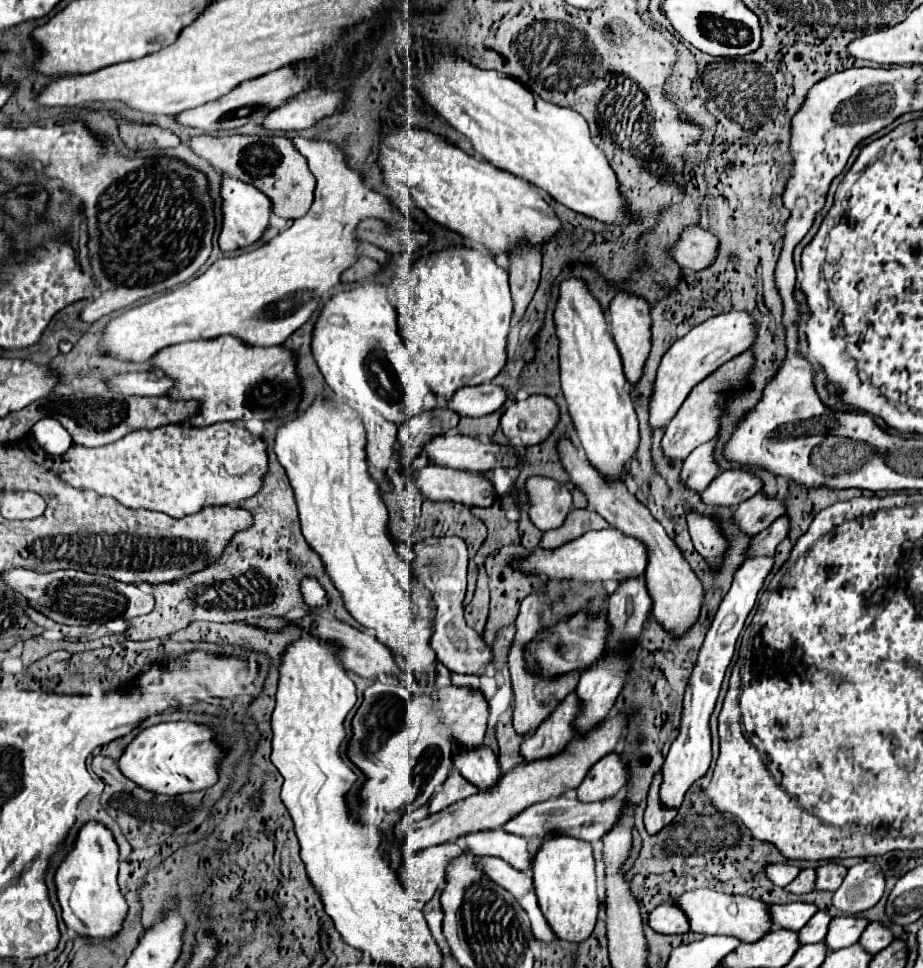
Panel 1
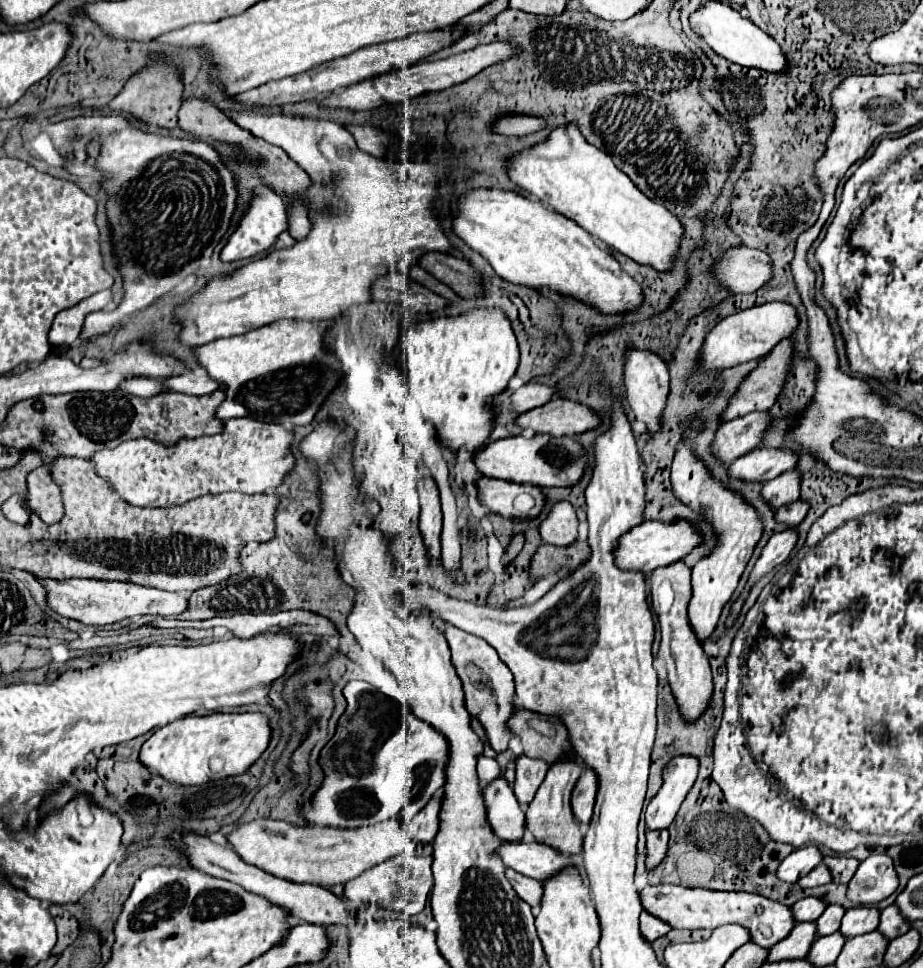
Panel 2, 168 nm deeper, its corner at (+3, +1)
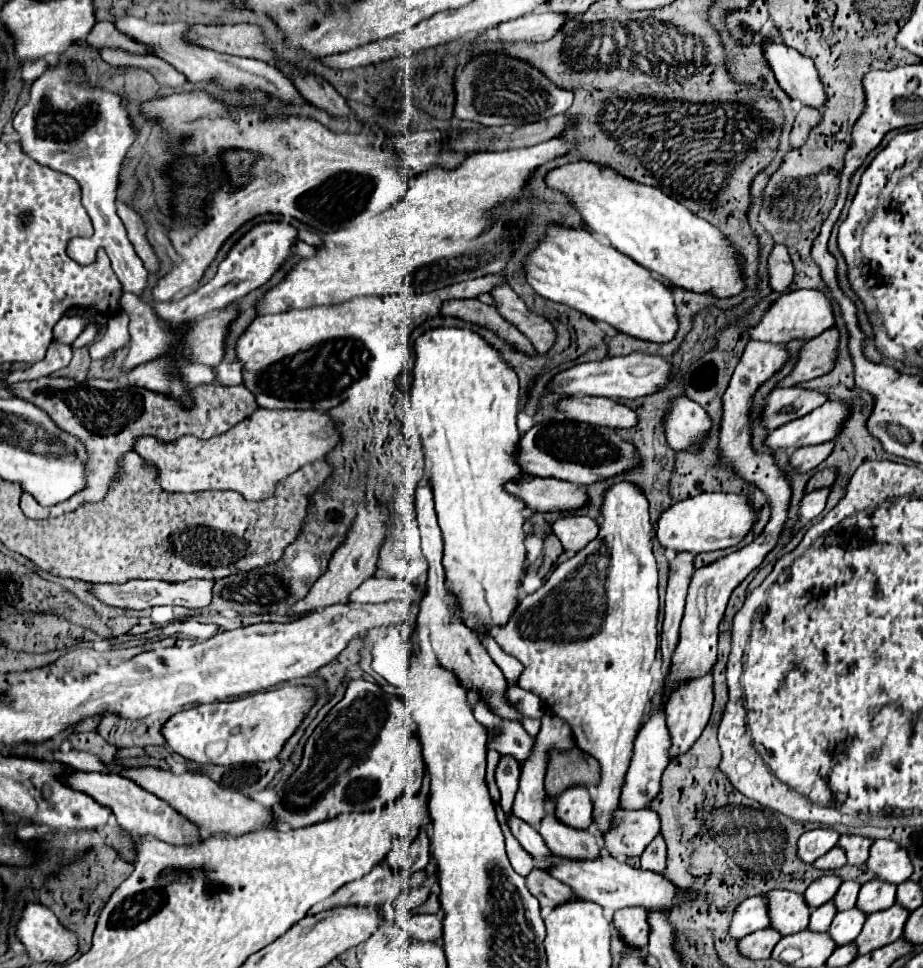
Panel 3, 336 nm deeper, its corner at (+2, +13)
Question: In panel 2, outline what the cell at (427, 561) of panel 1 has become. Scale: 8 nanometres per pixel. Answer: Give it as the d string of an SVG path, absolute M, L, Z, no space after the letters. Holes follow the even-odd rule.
M447 626L445 638L451 646L459 646L459 648L451 648L451 662L463 682L465 704L467 704L469 714L475 716L479 720L479 724L485 728L489 746L497 754L505 752L509 748L509 740L511 740L511 734L507 730L507 722L515 714L515 708L519 708L515 702L515 684L513 684L511 670L499 660L495 648L491 648L479 636L467 634L455 626Z

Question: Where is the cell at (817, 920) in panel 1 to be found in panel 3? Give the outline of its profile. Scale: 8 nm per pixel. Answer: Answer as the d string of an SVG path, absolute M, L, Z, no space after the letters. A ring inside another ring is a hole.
M842 882L840 888L838 888L838 892L836 892L836 896L834 896L834 900L832 900L834 906L836 906L836 910L844 912L844 910L854 908L858 890L860 890L858 882Z

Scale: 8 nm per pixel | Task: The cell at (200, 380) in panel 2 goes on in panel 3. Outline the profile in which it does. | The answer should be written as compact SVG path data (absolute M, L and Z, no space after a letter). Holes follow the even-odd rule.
M220 362L218 366L214 366L214 380L222 386L232 386L232 384L242 384L242 376L240 376L240 364L228 364L228 362Z

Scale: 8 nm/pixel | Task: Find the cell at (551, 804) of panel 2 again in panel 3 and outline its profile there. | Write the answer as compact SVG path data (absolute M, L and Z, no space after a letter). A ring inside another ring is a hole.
M550 796L544 798L546 814L538 824L538 832L554 856L600 856L600 840L596 834L566 826L556 816L556 804Z

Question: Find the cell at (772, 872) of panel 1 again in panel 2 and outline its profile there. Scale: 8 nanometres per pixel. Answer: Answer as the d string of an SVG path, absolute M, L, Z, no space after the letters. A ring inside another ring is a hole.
M809 844L807 848L797 848L795 852L791 852L779 866L777 876L783 882L797 882L799 878L803 878L807 872L811 872L815 866L819 866L823 862L823 854L815 844Z

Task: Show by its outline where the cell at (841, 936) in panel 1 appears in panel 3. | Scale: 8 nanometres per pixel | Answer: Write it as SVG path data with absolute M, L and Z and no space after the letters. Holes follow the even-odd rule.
M874 878L860 888L856 908L862 914L874 914L884 908L890 908L894 902L896 902L896 886L884 884L882 880Z

